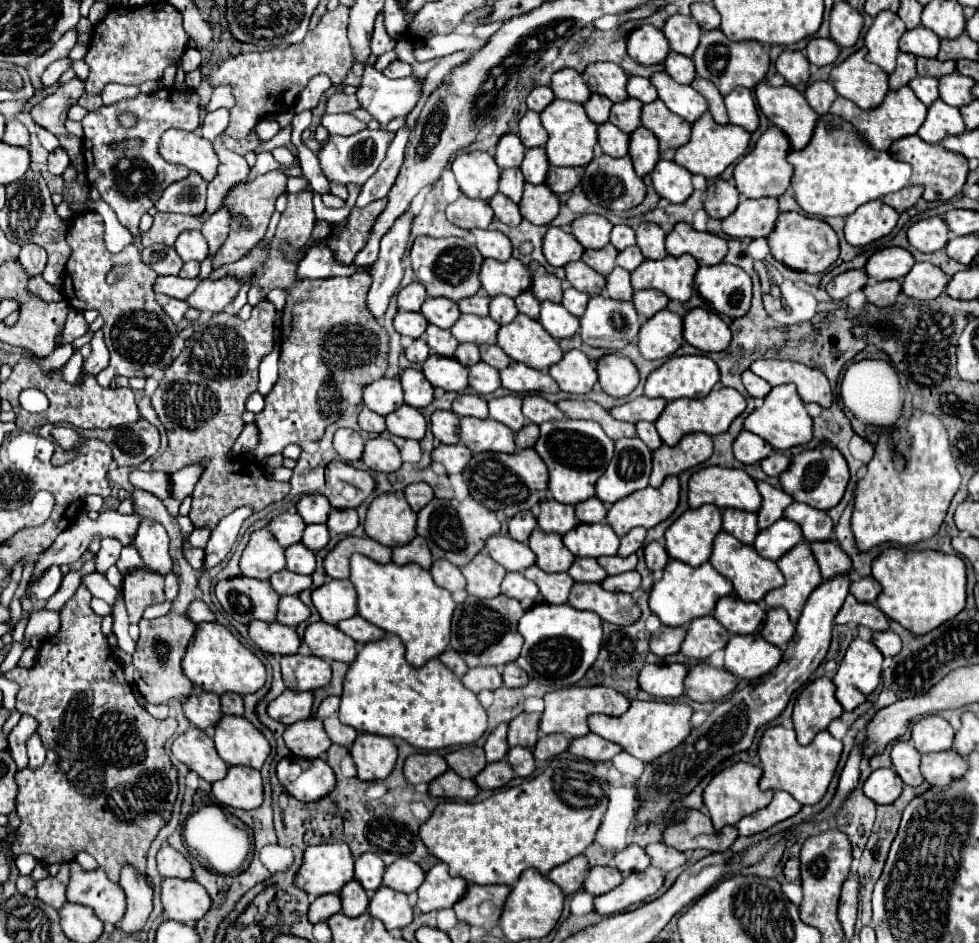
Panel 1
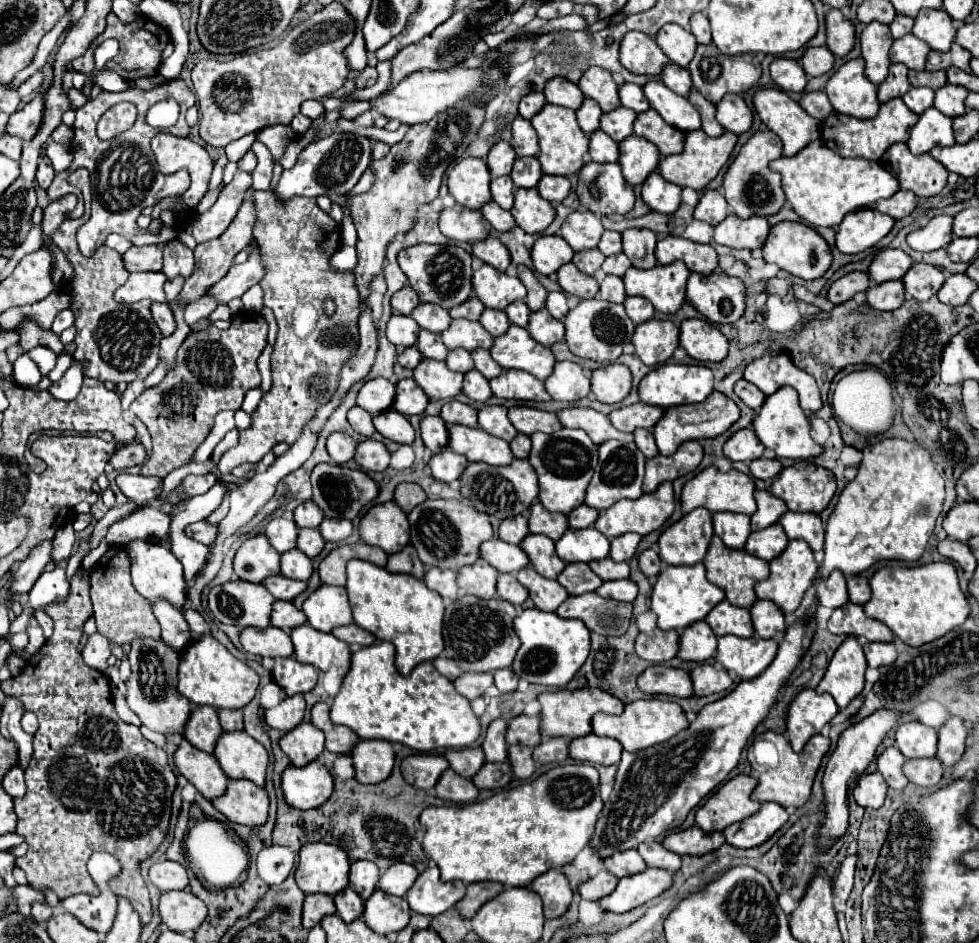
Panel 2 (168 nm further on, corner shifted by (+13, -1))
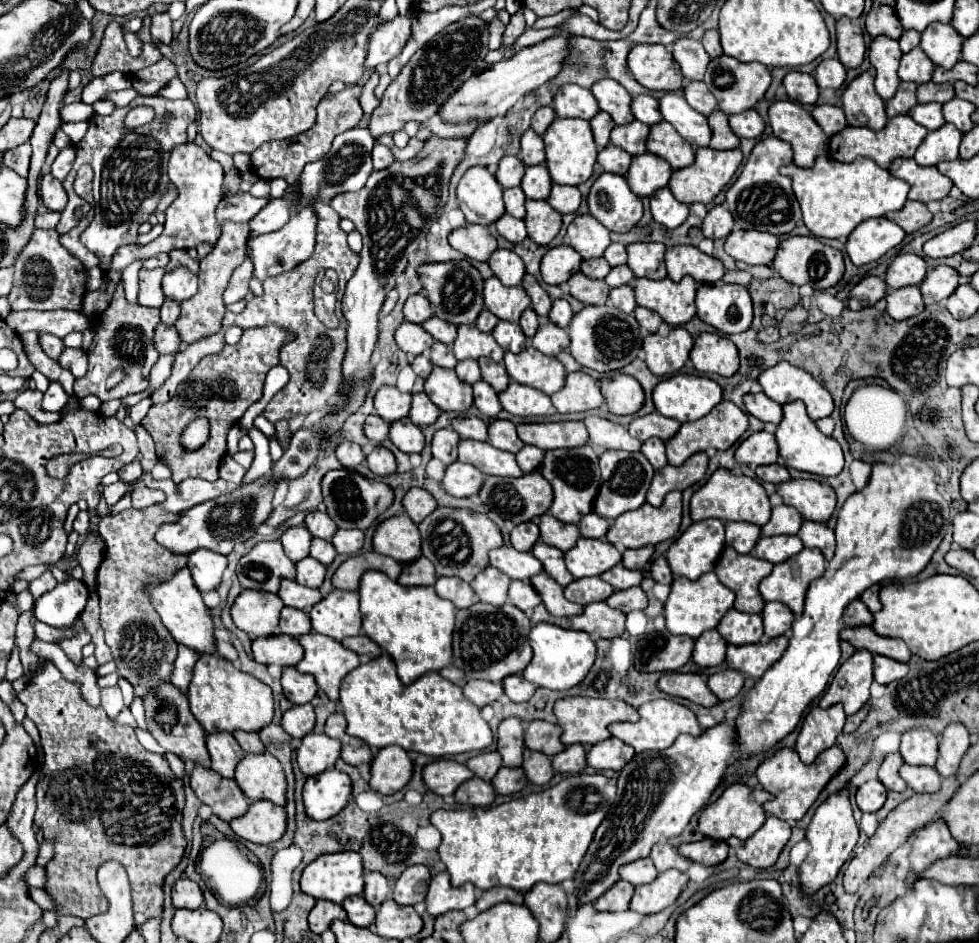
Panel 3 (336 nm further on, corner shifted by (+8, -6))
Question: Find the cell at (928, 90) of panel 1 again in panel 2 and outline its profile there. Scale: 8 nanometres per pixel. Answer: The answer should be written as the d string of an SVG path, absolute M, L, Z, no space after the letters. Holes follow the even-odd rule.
M912 86L904 96L902 96L904 104L916 112L916 114L922 114L926 108L932 106L932 100L934 100L934 90L930 88L916 88Z

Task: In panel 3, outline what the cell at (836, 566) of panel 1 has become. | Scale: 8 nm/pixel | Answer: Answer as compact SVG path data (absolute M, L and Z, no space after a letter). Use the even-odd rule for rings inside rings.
M855 601L851 603L851 607L847 607L847 615L843 617L845 627L871 627L873 625L873 613L867 609L867 605L863 601Z

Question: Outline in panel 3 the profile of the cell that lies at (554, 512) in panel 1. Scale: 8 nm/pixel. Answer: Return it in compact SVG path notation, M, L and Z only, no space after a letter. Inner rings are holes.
M551 513L541 515L541 523L539 523L539 531L541 531L541 541L547 545L553 545L557 549L561 549L563 553L569 551L571 547L575 547L577 539L581 537L579 527L571 525L571 523L561 523L559 519L555 519Z

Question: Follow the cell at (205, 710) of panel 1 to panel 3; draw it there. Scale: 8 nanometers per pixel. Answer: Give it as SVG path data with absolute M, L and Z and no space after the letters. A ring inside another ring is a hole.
M209 735L207 749L211 755L211 769L227 779L235 775L235 767L245 757L233 735Z

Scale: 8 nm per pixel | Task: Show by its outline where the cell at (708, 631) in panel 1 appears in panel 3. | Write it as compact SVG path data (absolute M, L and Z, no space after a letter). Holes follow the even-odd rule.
M705 631L695 641L695 655L693 661L699 667L717 667L725 661L727 641L717 631Z

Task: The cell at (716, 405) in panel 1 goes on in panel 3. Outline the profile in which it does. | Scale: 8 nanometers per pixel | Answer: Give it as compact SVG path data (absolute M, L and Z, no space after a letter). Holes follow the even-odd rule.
M721 401L721 405L717 405L709 415L705 415L703 419L699 421L693 421L693 423L683 423L679 433L675 435L675 439L669 439L665 445L667 445L667 459L669 459L669 465L681 465L683 461L687 461L691 455L699 453L699 451L705 451L709 447L715 447L719 451L725 451L729 449L733 443L739 441L739 437L747 431L749 427L749 419L747 415L731 401ZM717 411L717 413L715 413ZM719 413L723 415L723 419L719 419Z

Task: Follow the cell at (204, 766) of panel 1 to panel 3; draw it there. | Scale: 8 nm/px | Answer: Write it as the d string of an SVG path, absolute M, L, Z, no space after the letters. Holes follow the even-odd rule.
M195 767L189 777L195 795L201 803L209 805L219 819L229 823L231 819L247 813L249 801L233 779L223 779L219 773L207 771L205 767Z

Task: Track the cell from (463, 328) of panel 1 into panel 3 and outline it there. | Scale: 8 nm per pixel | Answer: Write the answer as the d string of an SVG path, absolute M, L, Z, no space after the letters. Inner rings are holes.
M459 325L459 335L453 343L453 353L457 361L491 357L497 363L501 363L505 355L505 351L497 345L493 335L479 331L475 325Z

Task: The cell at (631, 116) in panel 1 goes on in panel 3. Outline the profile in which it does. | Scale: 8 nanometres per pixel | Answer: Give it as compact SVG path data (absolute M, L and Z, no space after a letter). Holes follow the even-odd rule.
M633 121L629 125L615 127L611 131L611 143L625 149L629 155L643 155L647 151L645 149L647 135L649 135L649 127L645 123Z

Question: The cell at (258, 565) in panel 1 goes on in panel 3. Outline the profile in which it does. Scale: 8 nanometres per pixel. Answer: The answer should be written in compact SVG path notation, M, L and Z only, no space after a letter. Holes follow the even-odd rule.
M265 541L239 559L237 577L243 589L277 593L281 579L295 579L295 563L285 555L281 541Z

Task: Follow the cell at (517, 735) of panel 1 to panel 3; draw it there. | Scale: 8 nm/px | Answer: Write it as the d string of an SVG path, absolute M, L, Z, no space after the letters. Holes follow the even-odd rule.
M531 721L527 723L525 729L525 745L545 755L557 755L565 749L559 735L561 735L559 725L549 721Z

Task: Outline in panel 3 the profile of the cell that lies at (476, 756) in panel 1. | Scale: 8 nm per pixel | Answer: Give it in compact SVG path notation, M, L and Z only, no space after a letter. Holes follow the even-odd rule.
M497 751L479 753L479 755L475 755L475 757L471 757L471 759L467 761L467 767L469 767L477 777L491 781L491 779L497 775L497 771L503 767L503 759L501 759L501 755L499 755Z

